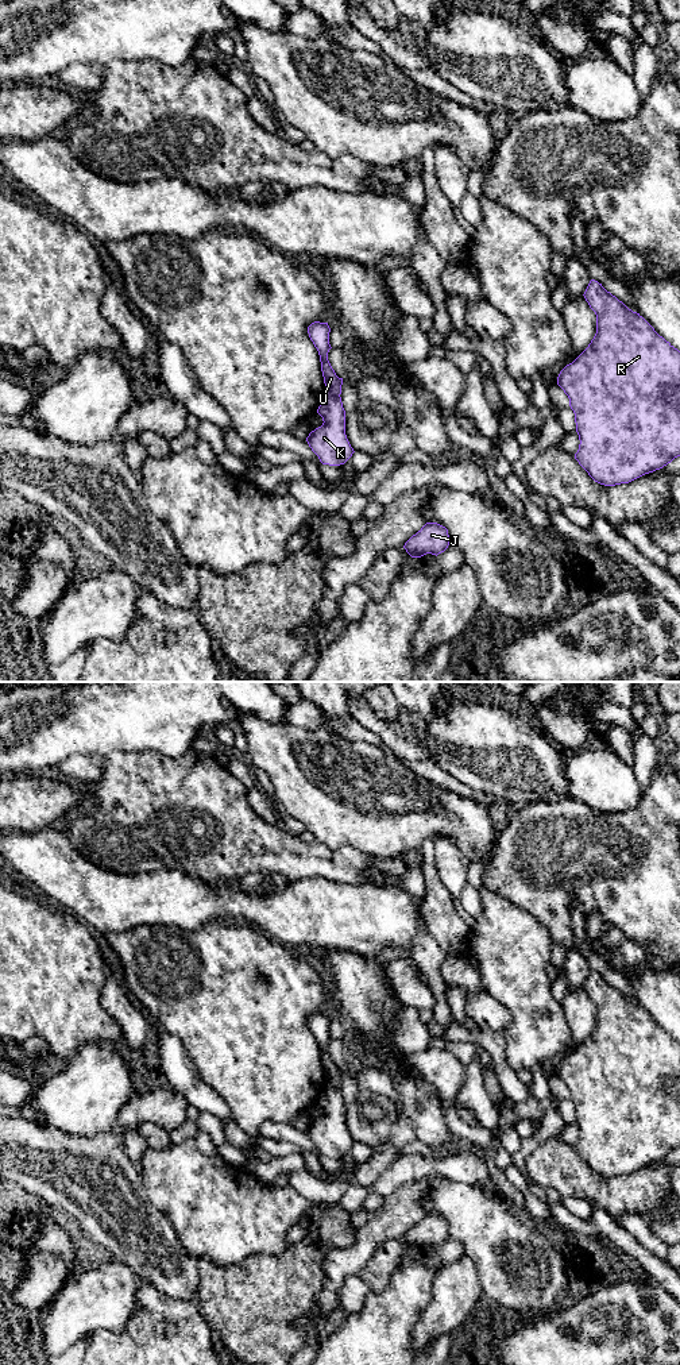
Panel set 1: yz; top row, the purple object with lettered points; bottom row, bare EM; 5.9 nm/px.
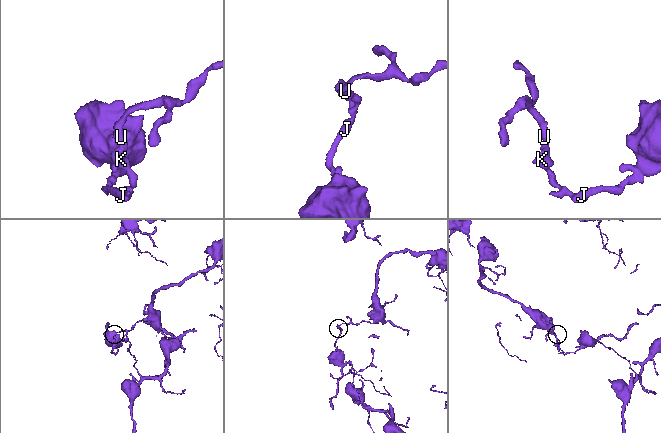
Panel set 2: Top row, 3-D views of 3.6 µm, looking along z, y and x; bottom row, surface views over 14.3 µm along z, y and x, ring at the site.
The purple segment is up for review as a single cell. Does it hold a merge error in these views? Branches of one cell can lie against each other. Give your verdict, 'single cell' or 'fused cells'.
fused cells

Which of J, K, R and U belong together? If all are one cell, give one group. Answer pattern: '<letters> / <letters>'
J K R / U

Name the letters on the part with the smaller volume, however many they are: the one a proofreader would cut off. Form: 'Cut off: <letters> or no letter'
Cut off: J, K, R

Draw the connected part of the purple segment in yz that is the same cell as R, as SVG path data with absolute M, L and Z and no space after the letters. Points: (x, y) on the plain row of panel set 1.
M591 971L583 987L596 1006L596 1025L588 1038L572 1054L567 1056L557 1068L557 1076L568 1087L569 1098L575 1104L576 1123L580 1131L575 1150L600 1176L629 1175L645 1165L662 1160L680 1148L680 1042L660 1027L640 1005L629 1000L598 972Z

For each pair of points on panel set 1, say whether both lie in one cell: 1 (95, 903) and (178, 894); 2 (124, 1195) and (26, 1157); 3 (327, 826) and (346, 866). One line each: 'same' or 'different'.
1: same
2: same
3: different

